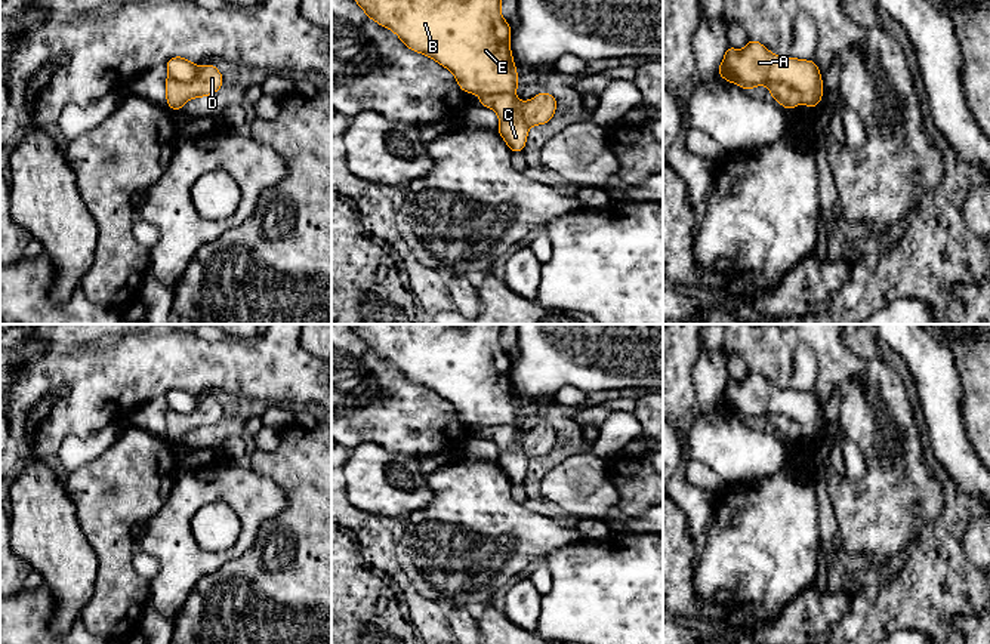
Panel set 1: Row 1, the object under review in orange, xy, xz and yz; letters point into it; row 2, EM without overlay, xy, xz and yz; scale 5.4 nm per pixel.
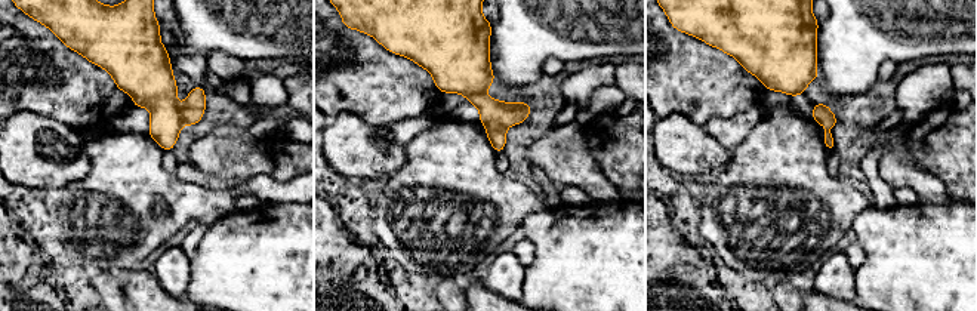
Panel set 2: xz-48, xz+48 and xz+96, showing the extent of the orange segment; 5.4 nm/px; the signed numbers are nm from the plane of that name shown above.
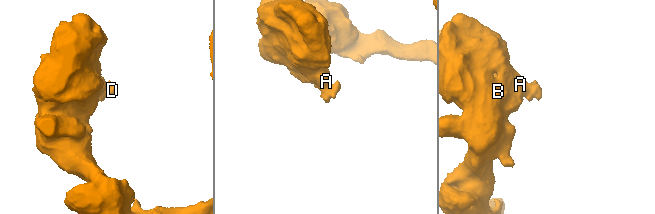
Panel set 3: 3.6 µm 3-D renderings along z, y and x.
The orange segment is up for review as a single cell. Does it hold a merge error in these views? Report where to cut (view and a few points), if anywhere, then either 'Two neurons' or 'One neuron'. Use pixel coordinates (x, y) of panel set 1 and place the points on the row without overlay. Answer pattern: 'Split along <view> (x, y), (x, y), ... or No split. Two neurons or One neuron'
Split along yz (764, 415), (783, 413), (795, 424), (799, 433). Two neurons

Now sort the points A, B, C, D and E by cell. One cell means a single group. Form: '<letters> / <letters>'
A B C E / D

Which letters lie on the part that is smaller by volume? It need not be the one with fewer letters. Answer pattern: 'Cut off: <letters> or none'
Cut off: D

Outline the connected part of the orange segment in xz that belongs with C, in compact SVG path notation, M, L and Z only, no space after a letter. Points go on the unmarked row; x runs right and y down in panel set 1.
M518 444L505 450L497 457L497 465L505 471L512 484L521 484L527 475L530 457Z

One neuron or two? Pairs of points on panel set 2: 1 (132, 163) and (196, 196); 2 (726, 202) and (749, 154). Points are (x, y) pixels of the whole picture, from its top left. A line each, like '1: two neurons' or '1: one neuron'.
1: one neuron
2: one neuron

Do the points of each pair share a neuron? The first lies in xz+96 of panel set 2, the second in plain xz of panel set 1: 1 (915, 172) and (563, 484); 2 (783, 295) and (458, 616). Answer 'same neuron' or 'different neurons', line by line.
1: same neuron
2: same neuron

